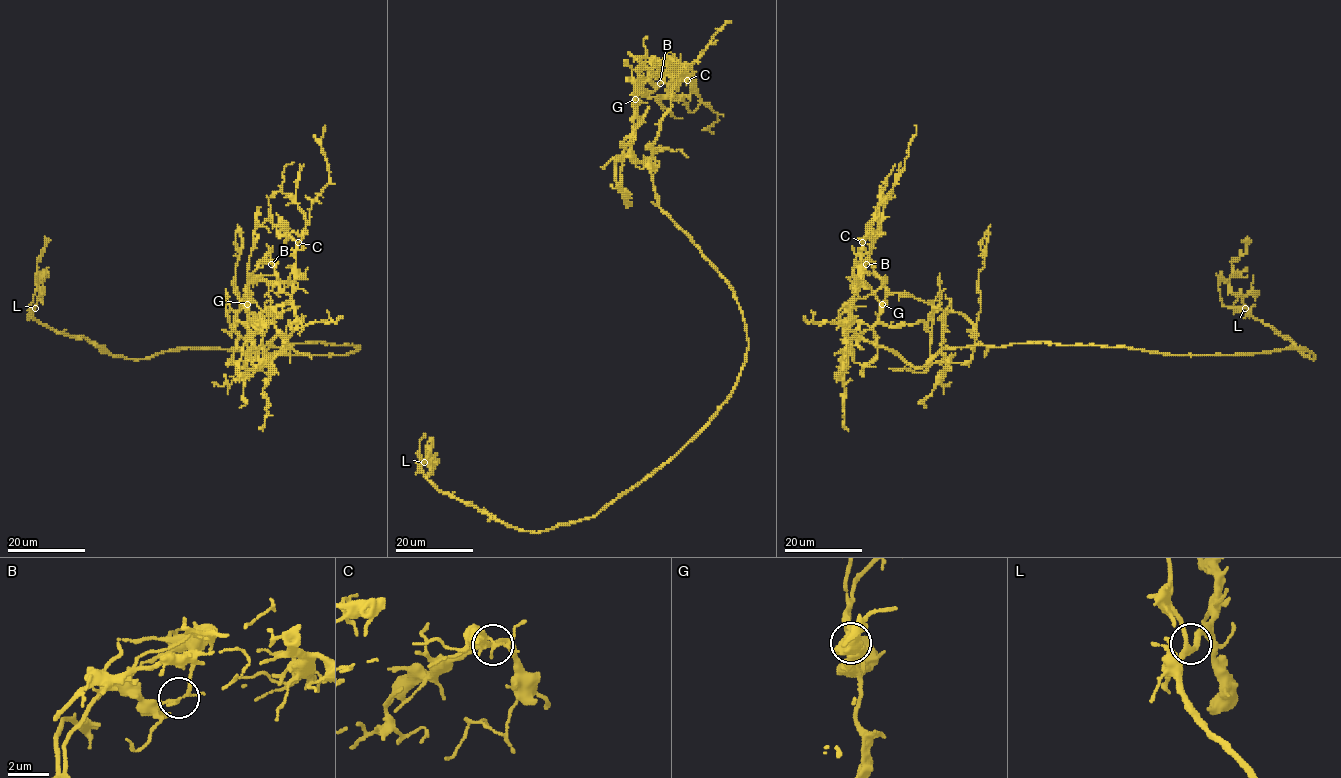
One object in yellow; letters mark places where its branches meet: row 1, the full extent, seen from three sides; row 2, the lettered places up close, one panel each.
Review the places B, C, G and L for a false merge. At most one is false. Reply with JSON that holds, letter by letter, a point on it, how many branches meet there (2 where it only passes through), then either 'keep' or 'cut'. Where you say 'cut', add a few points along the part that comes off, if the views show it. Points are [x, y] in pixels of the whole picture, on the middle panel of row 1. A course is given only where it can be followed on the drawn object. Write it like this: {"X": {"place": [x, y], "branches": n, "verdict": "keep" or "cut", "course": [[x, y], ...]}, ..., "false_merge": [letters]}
{"B": {"place": [660, 83], "branches": 3, "verdict": "cut", "course": [[659, 84], [646, 82], [634, 99], [634, 131], [617, 162], [626, 195], [621, 153], [650, 106]]}, "C": {"place": [687, 80], "branches": 3, "verdict": "keep"}, "G": {"place": [635, 99], "branches": 3, "verdict": "keep"}, "L": {"place": [424, 462], "branches": 3, "verdict": "keep"}, "false_merge": ["B"]}

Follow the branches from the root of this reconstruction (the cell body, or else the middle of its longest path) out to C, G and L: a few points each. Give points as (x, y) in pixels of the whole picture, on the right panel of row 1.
C: (1059, 345), (1027, 342), (946, 348), (923, 366), (907, 364), (892, 351), (860, 339), (850, 328), (862, 242)
G: (1059, 345), (946, 348), (915, 367), (852, 337), (840, 365), (851, 341), (877, 321), (882, 304)
L: (1059, 345), (1123, 347), (1170, 354), (1251, 354), (1304, 348), (1315, 357), (1306, 355), (1245, 308)

